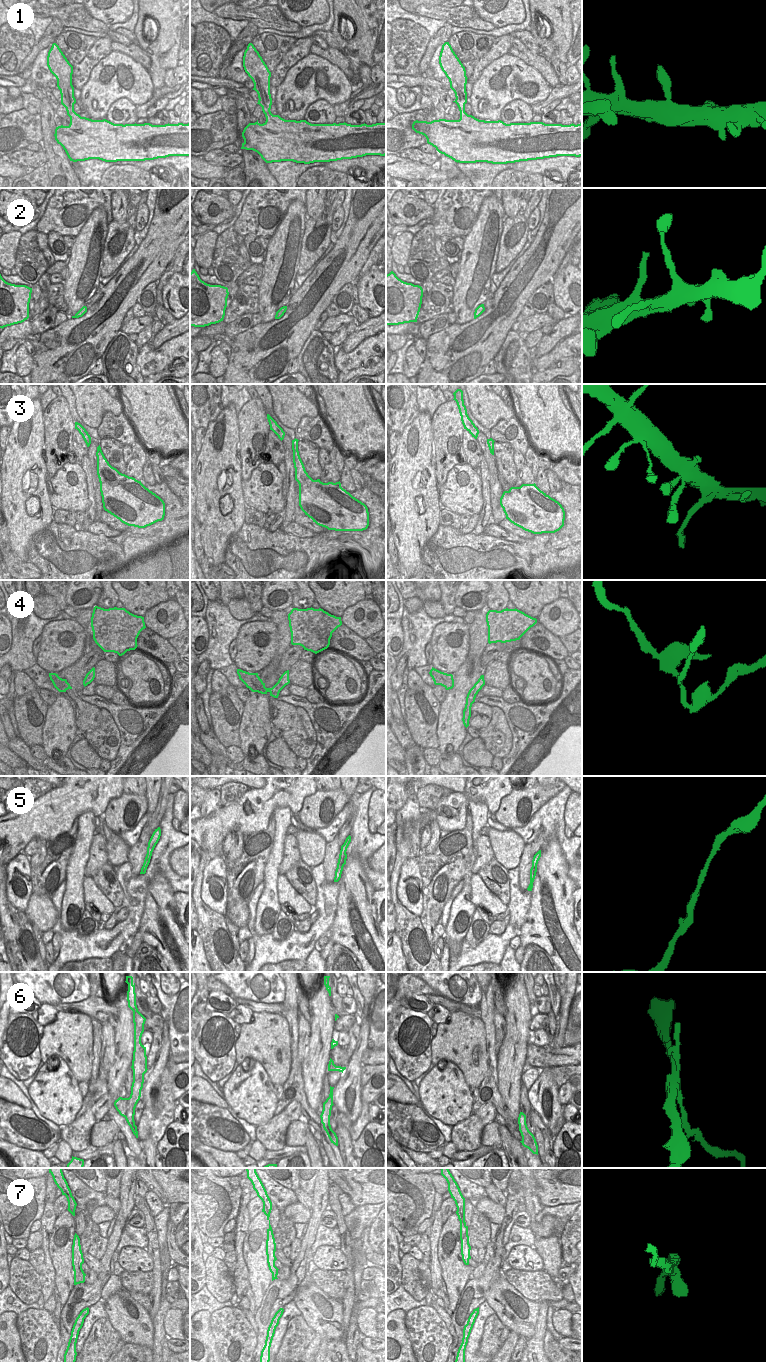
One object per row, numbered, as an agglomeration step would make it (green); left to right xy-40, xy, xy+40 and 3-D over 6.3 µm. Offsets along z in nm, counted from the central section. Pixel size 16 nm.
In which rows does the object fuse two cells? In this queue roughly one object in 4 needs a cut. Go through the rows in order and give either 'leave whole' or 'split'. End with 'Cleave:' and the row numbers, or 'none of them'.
1: leave whole
2: leave whole
3: leave whole
4: leave whole
5: leave whole
6: leave whole
7: leave whole
Cleave: none of them

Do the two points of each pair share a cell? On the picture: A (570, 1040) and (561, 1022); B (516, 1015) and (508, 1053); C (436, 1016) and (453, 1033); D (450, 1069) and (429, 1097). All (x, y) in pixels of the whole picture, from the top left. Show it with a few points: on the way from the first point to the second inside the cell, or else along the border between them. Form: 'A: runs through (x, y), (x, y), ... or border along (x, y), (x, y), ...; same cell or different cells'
A: border along (570, 1008), (564, 1045); different cells
B: runs through (517, 1024), (517, 1038), (514, 1044); same cell
C: border along (451, 1012), (448, 1022), (438, 1024); different cells
D: runs through (447, 1076), (447, 1079), (436, 1090); same cell

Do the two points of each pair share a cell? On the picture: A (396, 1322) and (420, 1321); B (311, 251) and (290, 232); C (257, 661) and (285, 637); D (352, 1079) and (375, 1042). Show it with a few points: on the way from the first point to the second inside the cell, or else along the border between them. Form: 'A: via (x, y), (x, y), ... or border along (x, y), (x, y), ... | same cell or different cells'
A: border along (405, 1313), (405, 1327), (411, 1344) | different cells
B: border along (306, 220), (298, 265) | different cells
C: border along (277, 625), (278, 648), (268, 664) | different cells
D: border along (368, 1023), (367, 1047) | different cells

